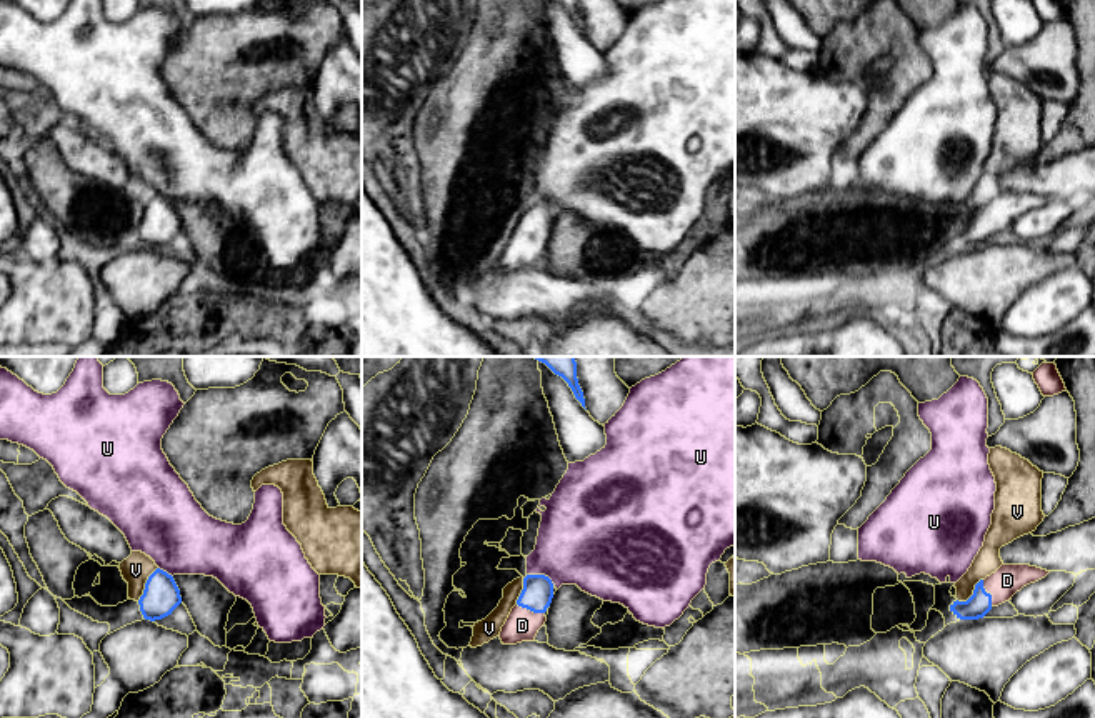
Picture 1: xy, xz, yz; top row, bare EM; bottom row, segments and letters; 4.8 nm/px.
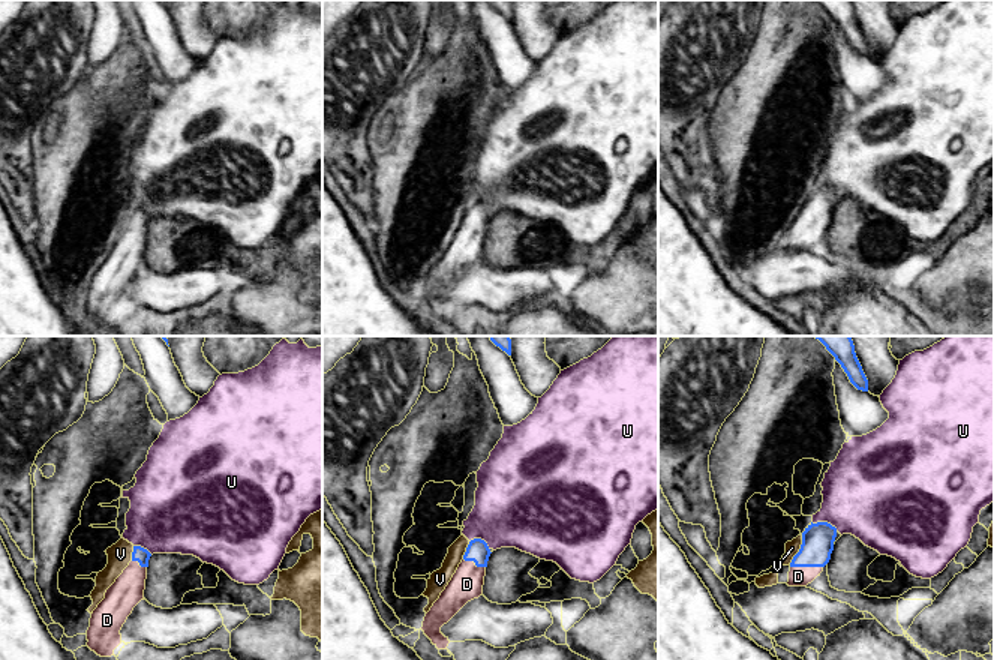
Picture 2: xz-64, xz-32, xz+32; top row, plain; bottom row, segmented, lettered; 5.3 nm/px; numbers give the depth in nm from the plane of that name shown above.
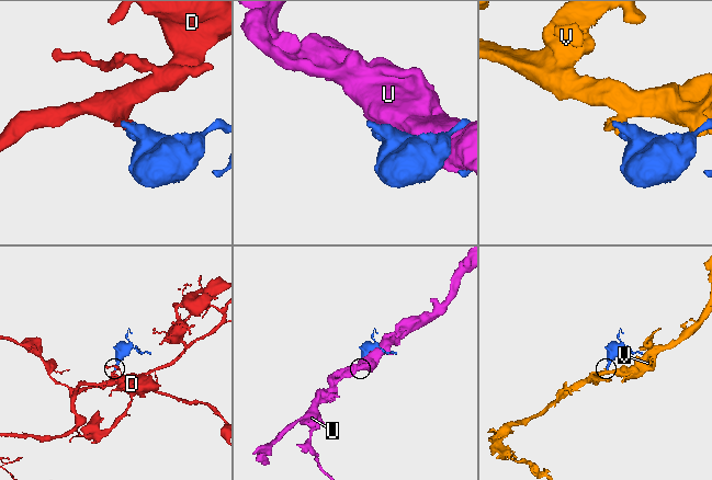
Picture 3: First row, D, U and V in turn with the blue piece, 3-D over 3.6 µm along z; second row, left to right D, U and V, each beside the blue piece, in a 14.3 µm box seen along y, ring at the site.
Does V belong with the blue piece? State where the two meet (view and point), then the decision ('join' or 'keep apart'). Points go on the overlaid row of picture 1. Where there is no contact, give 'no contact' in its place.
contact xy (145, 583); keep apart

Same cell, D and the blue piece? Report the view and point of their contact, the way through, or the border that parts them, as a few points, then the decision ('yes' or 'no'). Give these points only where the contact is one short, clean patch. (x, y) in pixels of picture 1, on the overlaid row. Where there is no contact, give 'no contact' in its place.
contact xz (530, 610); way xz (537, 593), (530, 610), (522, 625); yes

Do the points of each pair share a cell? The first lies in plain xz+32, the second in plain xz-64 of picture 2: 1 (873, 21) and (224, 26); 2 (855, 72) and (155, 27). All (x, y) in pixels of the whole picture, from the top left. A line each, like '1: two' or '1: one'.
1: two
2: one

